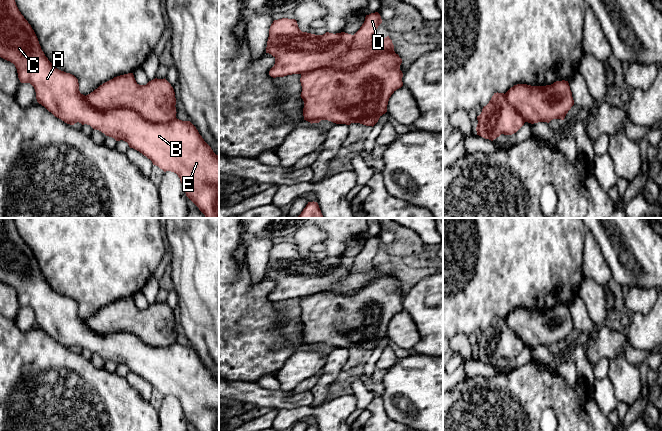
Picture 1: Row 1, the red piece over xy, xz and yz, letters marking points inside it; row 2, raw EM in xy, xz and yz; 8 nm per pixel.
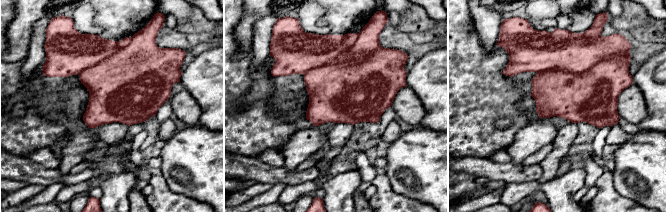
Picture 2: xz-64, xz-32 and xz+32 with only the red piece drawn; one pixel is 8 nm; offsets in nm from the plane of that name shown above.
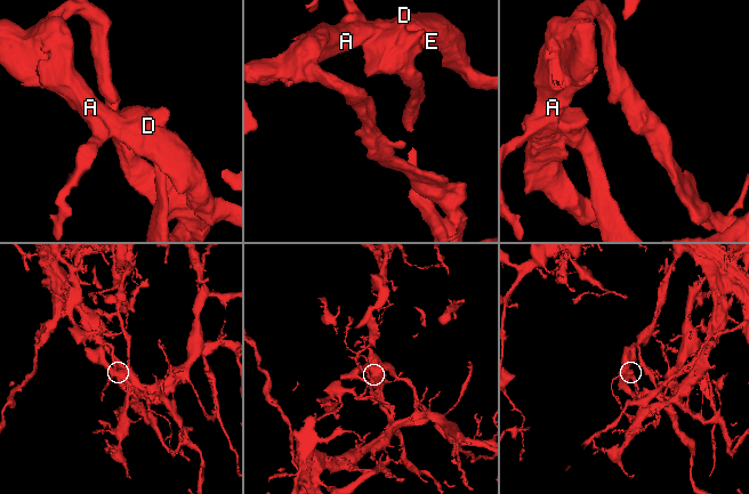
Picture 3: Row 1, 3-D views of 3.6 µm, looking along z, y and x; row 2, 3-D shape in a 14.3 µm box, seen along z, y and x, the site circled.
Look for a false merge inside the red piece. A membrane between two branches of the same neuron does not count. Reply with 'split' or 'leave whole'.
split

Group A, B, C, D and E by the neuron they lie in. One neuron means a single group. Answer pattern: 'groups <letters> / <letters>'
groups A B C E / D

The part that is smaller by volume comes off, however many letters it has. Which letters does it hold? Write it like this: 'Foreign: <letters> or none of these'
Foreign: A, B, C, E

